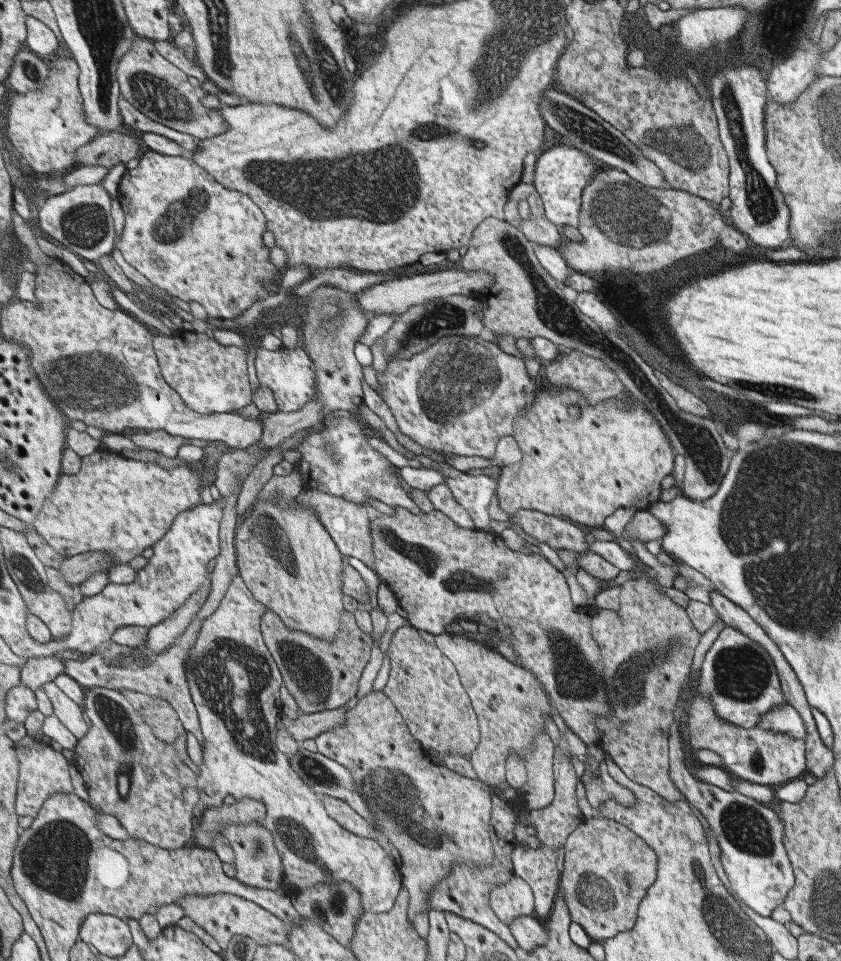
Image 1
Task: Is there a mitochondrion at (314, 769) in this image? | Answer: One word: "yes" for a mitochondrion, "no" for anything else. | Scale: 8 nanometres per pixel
yes

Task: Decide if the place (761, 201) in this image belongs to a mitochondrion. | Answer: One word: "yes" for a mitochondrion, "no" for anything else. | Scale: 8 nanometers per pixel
yes

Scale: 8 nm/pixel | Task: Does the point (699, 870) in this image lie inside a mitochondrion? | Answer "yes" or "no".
yes

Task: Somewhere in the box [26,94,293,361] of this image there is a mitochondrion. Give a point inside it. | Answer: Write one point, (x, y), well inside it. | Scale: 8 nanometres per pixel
(180, 216)

